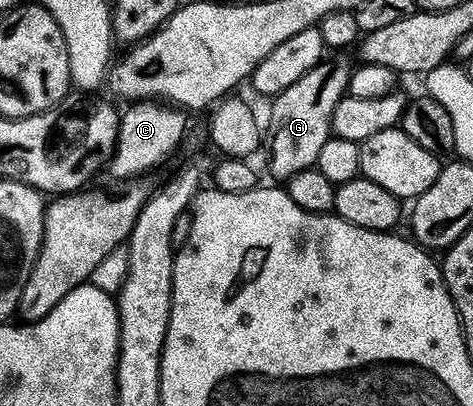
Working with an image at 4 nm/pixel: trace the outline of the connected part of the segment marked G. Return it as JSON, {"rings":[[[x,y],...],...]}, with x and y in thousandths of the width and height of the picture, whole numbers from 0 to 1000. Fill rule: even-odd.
{"rings":[[[719,131],[708,140],[712,145],[679,148],[664,167],[658,167],[647,185],[638,185],[636,195],[624,197],[613,214],[575,241],[575,259],[567,278],[567,318],[562,308],[562,328],[571,333],[571,421],[594,446],[605,446],[622,433],[630,421],[658,416],[666,409],[672,392],[672,374],[681,367],[685,352],[700,337],[702,283],[706,264],[734,232],[736,204],[740,202],[740,182],[748,170],[746,155],[727,138],[734,133]]]}

